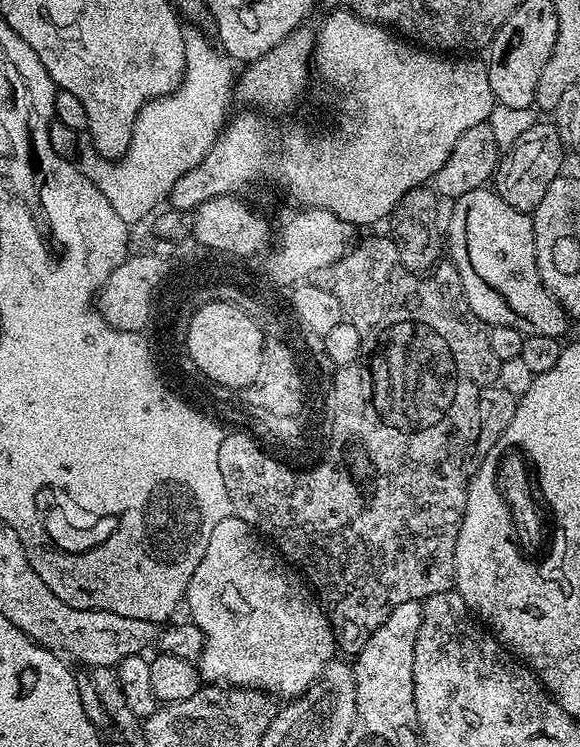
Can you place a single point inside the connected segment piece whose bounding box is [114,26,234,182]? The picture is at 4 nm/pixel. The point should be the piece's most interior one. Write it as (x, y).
(173, 133)

